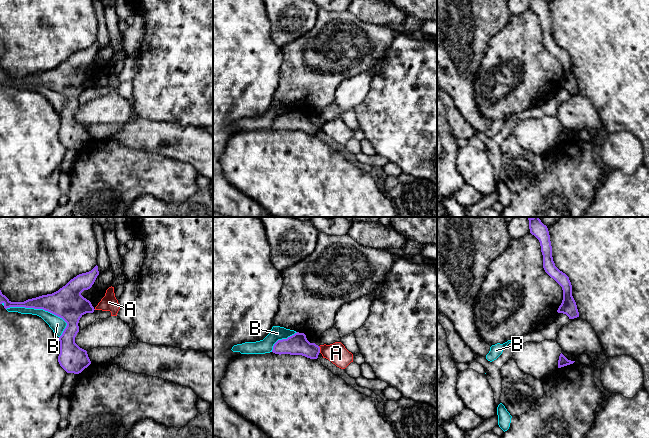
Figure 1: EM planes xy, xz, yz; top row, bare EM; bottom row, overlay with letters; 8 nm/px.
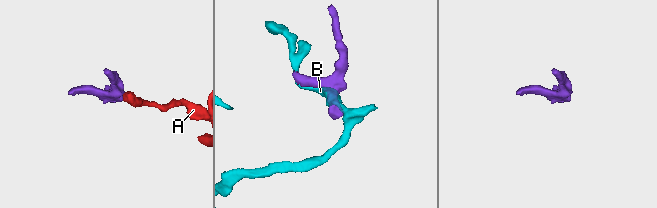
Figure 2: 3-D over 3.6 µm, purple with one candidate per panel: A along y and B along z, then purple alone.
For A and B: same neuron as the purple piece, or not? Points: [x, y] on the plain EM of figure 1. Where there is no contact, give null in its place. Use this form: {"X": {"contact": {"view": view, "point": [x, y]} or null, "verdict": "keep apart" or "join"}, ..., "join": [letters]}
{"A": {"contact": {"view": "xz", "point": [319, 125]}, "verdict": "keep apart"}, "B": {"contact": {"view": "xy", "point": [37, 84]}, "verdict": "keep apart"}, "join": []}

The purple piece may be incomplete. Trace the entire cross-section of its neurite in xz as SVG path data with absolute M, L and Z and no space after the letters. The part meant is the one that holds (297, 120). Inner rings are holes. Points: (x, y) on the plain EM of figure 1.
M295 109L287 115L278 116L273 122L275 130L302 131L310 135L317 135L320 123L310 119L304 109Z

